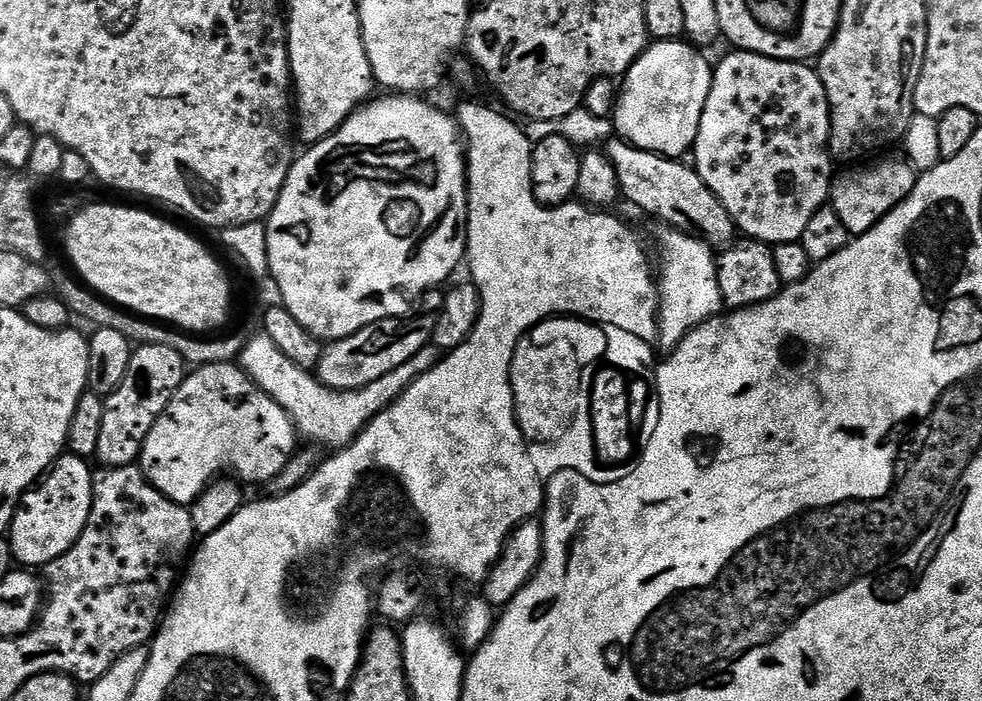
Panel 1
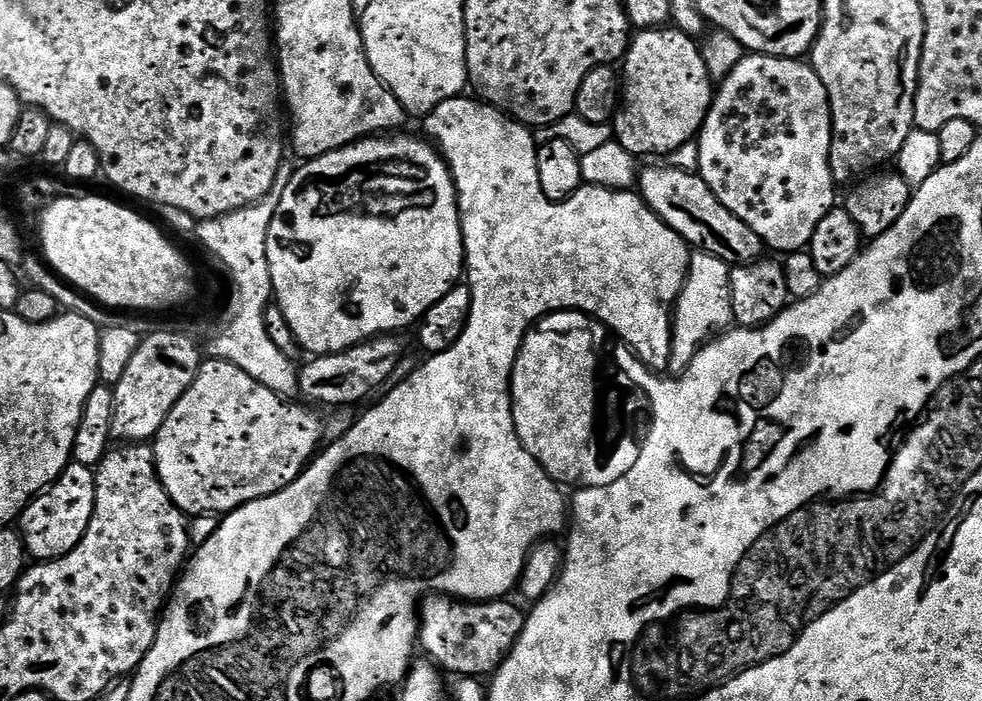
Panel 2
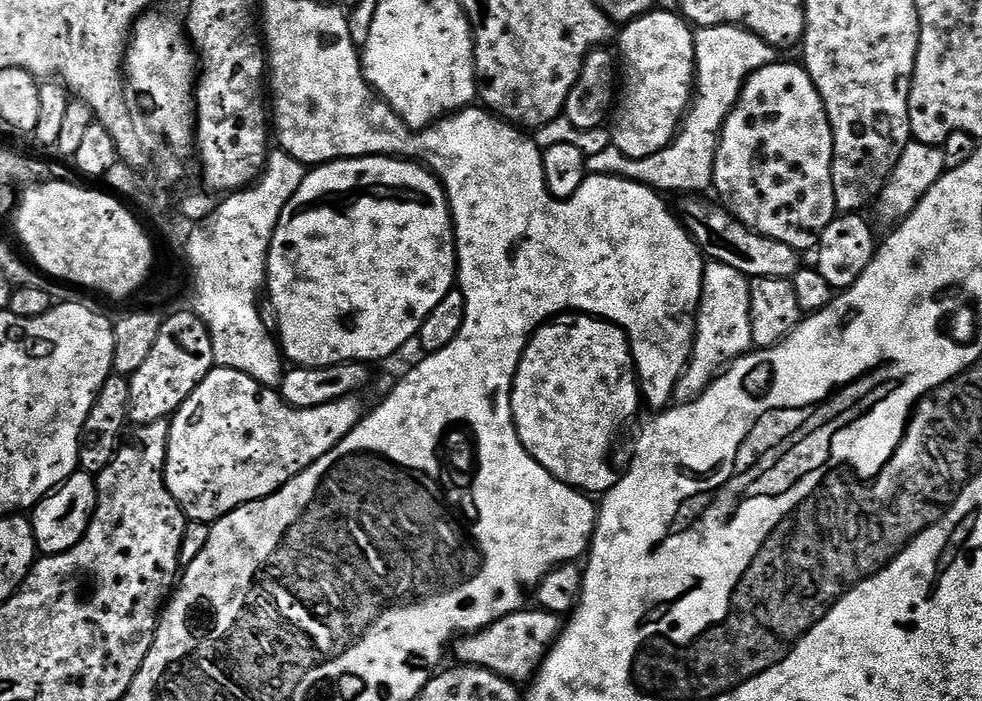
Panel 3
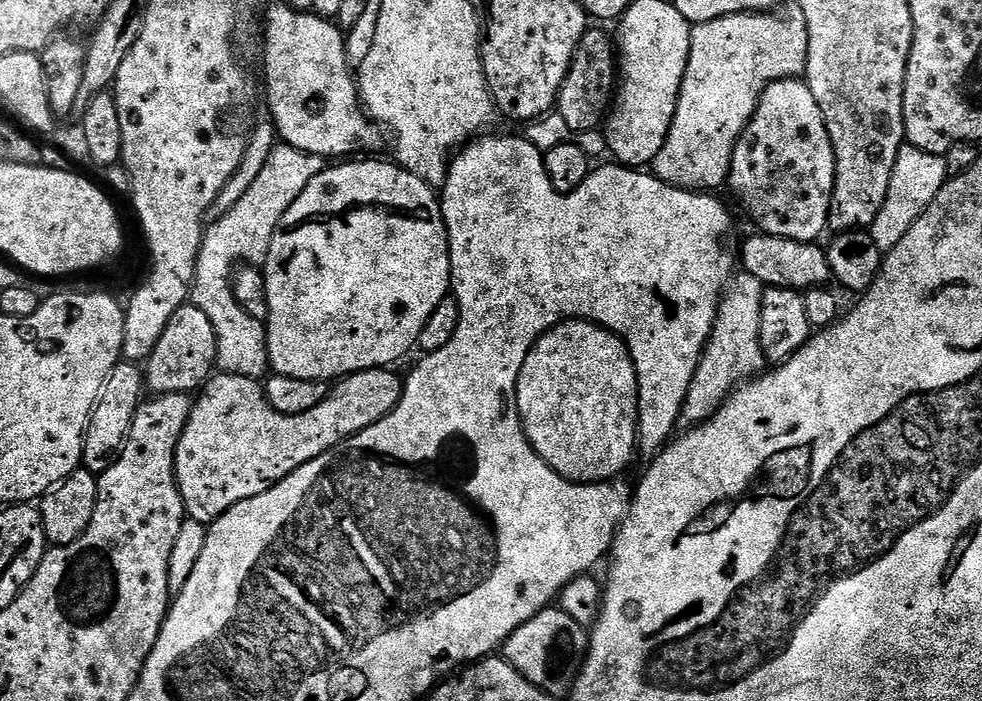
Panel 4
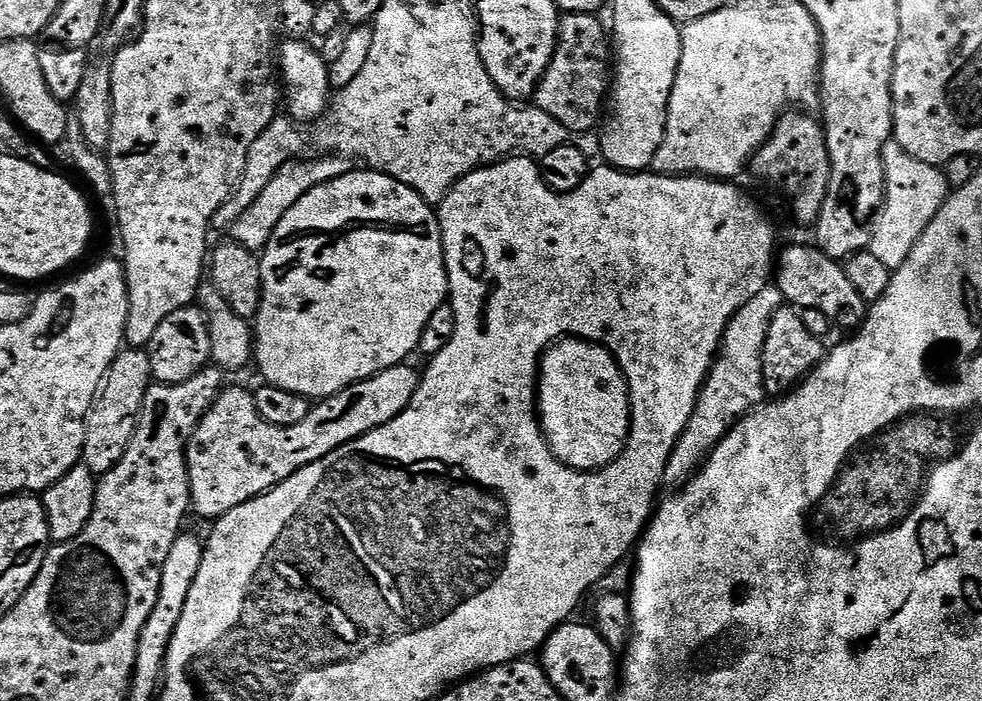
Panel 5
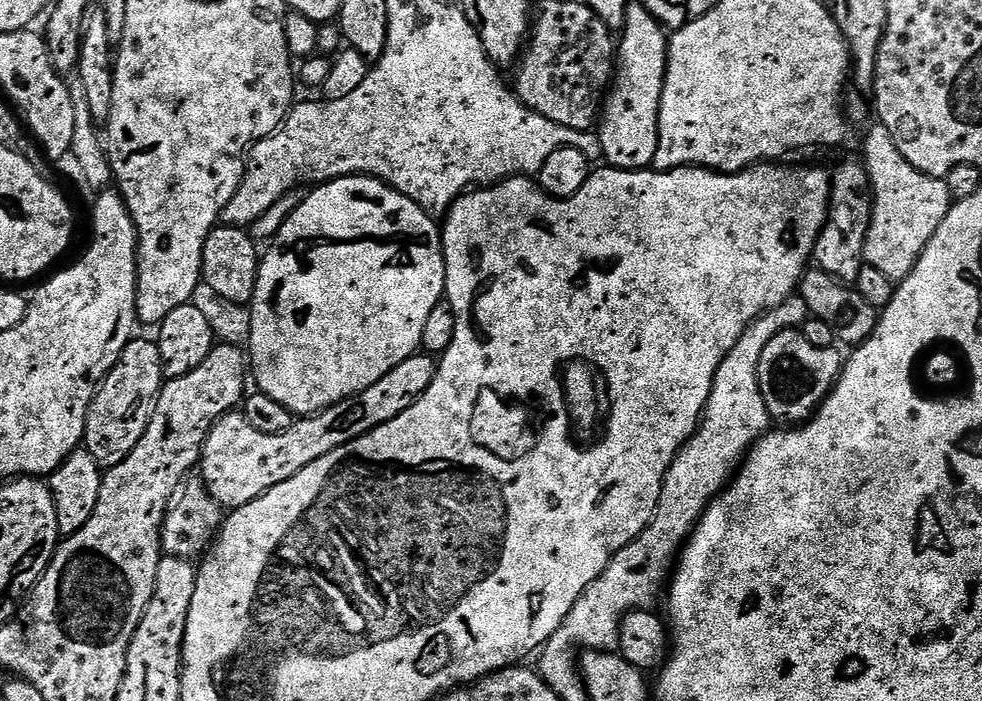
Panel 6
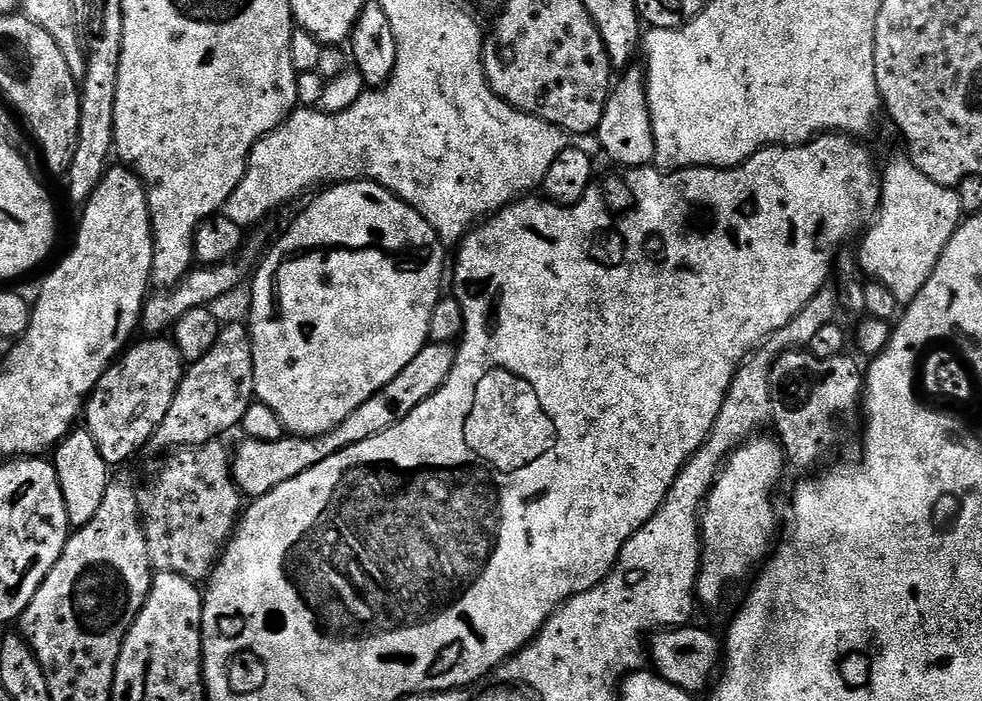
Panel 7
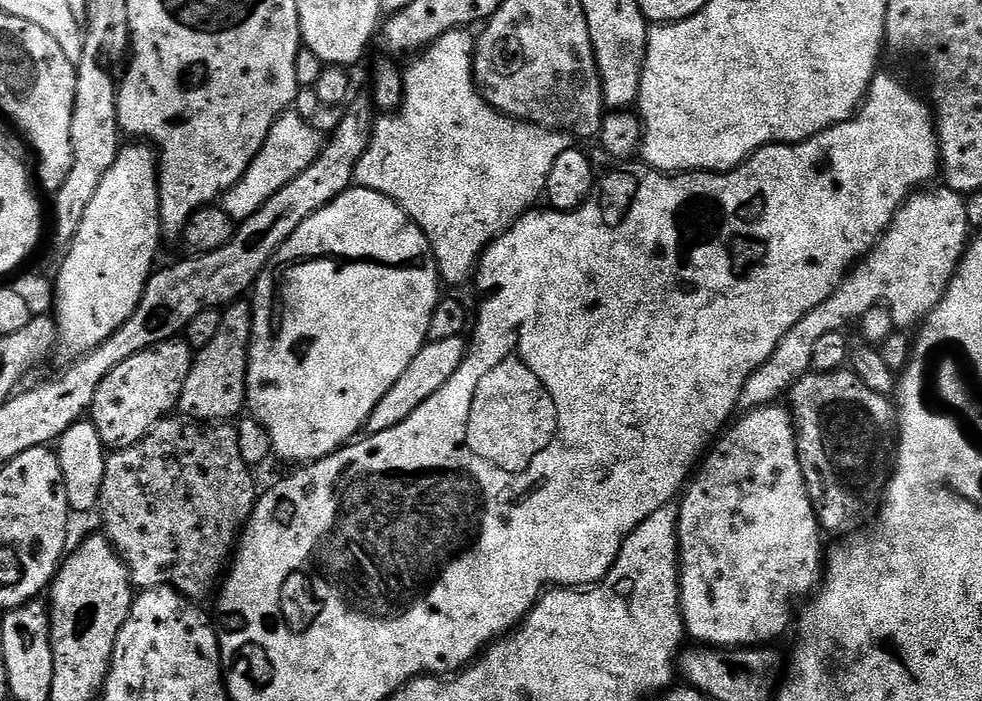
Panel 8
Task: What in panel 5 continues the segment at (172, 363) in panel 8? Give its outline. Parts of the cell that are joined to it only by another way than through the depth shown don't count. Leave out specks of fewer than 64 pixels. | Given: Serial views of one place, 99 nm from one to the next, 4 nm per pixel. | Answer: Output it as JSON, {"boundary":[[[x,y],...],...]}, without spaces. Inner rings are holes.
{"boundary":[[[128,346],[114,358],[84,420],[82,463],[91,472],[103,474],[114,470],[117,462],[124,457],[132,445],[132,435],[140,418],[146,390],[153,382],[152,357],[145,349]]]}

